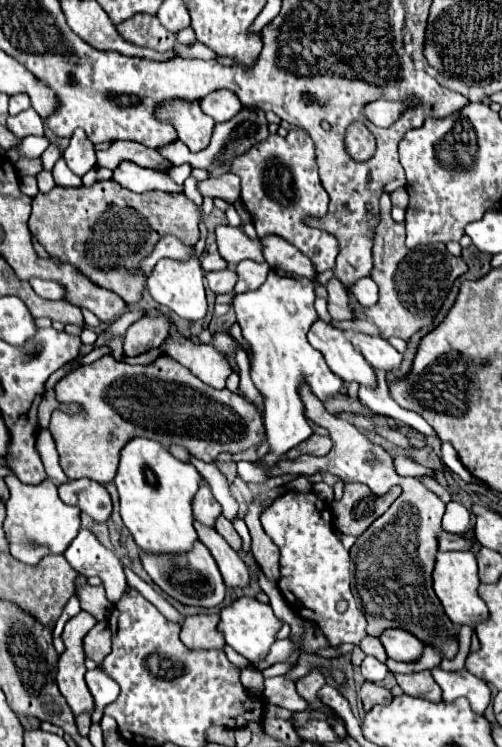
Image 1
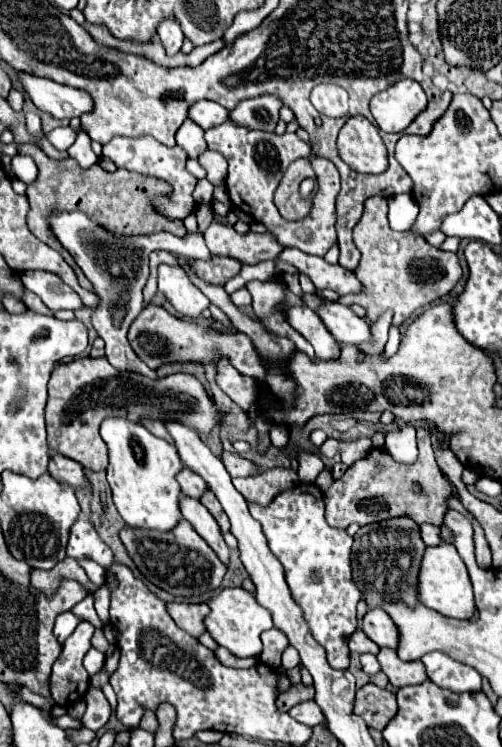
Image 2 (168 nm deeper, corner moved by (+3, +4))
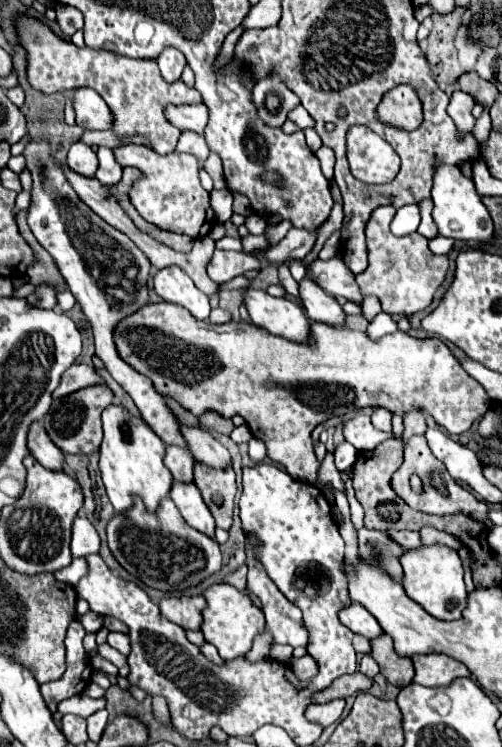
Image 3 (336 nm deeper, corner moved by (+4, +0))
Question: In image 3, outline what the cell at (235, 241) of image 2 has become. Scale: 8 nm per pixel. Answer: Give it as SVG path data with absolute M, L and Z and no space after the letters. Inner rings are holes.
M291 229L277 245L271 245L263 257L275 265L291 259L305 259L317 241L317 229L315 231L305 231L305 229Z

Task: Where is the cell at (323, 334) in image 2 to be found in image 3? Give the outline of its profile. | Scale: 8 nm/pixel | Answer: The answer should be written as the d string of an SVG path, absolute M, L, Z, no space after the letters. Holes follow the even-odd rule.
M247 287L243 293L243 305L251 323L269 333L291 341L309 341L309 319L293 301L277 299L267 291Z

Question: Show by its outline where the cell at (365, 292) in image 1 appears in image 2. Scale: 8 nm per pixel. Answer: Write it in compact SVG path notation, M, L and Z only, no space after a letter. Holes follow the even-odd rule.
M284 247L284 251L278 255L278 261L290 263L300 273L308 275L318 291L332 289L338 295L348 295L348 293L360 293L362 291L362 283L358 281L354 271L344 269L342 265L330 265L322 257L302 253L300 249Z

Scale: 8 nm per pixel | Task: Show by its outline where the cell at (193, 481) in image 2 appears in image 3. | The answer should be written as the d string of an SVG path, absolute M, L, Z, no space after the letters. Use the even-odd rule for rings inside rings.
M177 445L165 447L165 465L169 467L169 471L177 481L183 481L183 483L193 481L193 463L195 459L187 453L187 449Z

